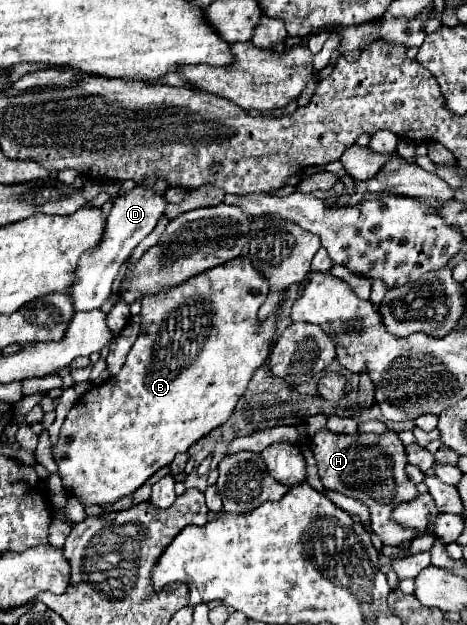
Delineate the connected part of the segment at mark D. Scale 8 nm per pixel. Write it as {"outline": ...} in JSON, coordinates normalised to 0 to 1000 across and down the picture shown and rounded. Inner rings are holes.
{"outline":[[[291,298],[278,307],[257,307],[253,317],[244,320],[244,333],[231,342],[231,355],[227,355],[227,374],[214,387],[210,397],[193,400],[188,406],[176,410],[167,432],[158,435],[158,458],[150,461],[150,474],[158,480],[158,496],[201,496],[214,493],[218,483],[236,474],[240,464],[240,451],[257,432],[257,426],[266,422],[266,416],[283,406],[283,400],[300,390],[304,381],[313,381],[334,355],[351,346],[355,339],[355,320],[351,314],[343,314],[330,298]]]}

